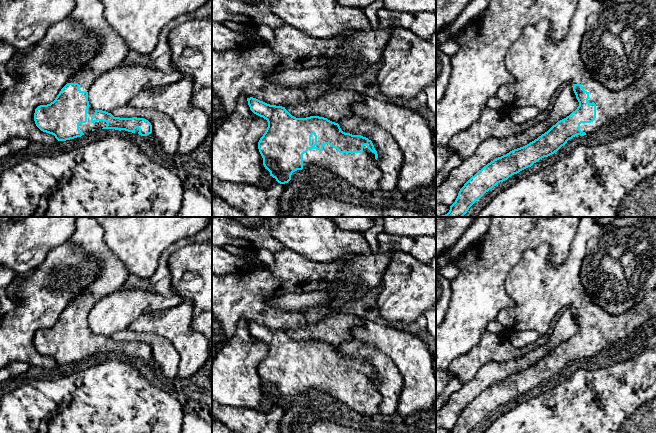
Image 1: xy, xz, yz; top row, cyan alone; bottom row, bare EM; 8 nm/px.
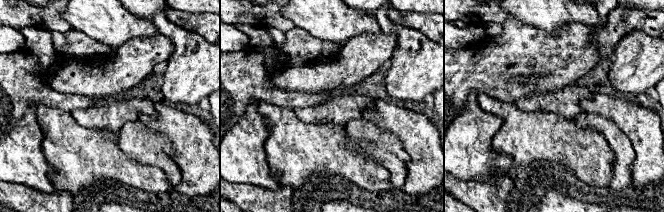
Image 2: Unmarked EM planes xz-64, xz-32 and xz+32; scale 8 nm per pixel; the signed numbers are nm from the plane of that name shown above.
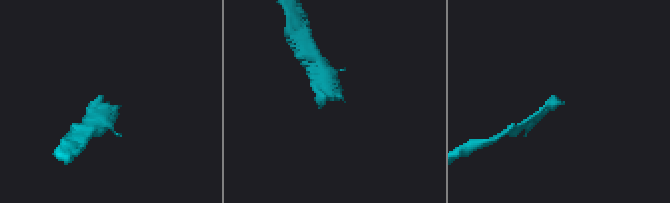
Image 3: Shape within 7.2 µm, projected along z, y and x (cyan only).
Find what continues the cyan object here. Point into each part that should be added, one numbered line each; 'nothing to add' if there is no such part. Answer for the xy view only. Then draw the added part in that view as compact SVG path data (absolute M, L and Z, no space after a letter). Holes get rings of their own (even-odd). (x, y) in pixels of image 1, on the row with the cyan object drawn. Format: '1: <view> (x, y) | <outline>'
1: xy (87, 127) | M91 106L88 107L87 110L87 122L79 124L79 130L84 134L91 133L93 129L99 129L106 127L107 123L105 121L97 121L95 123L91 122L91 116L95 113L95 109Z

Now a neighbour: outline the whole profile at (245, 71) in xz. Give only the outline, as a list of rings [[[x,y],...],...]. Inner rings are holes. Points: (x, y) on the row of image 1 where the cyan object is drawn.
[[[286,23],[274,29],[274,39],[256,46],[241,45],[232,50],[212,50],[212,138],[217,129],[235,111],[241,96],[256,98],[270,105],[282,106],[315,100],[345,76],[355,63],[357,55],[344,54],[345,46],[356,34],[346,30],[344,34],[320,40]],[[328,67],[331,69],[329,79],[316,81],[305,88],[283,87],[273,83],[270,77],[283,71],[298,71]]]

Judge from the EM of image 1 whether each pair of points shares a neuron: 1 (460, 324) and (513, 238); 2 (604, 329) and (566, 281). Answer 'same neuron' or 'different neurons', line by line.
1: same neuron
2: same neuron

